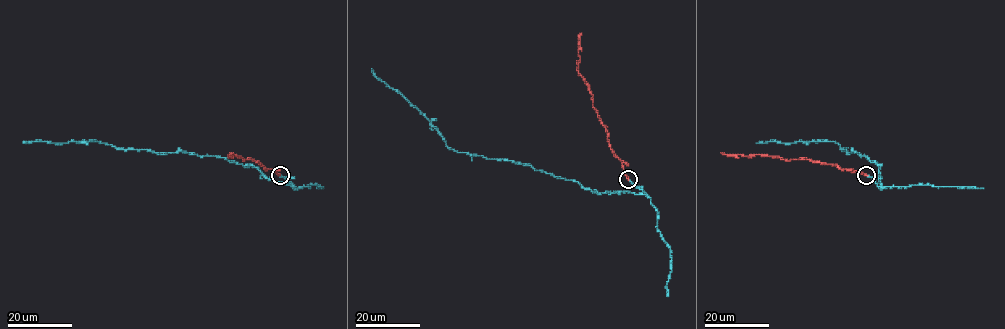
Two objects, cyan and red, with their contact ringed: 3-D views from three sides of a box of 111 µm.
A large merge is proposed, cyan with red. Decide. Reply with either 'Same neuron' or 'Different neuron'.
Same neuron

